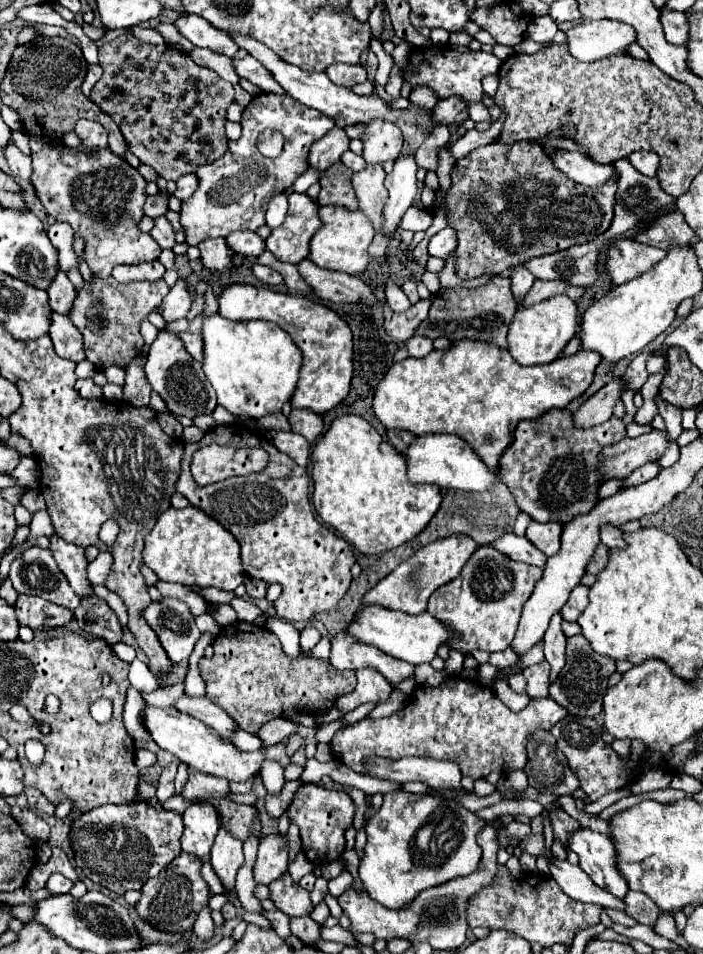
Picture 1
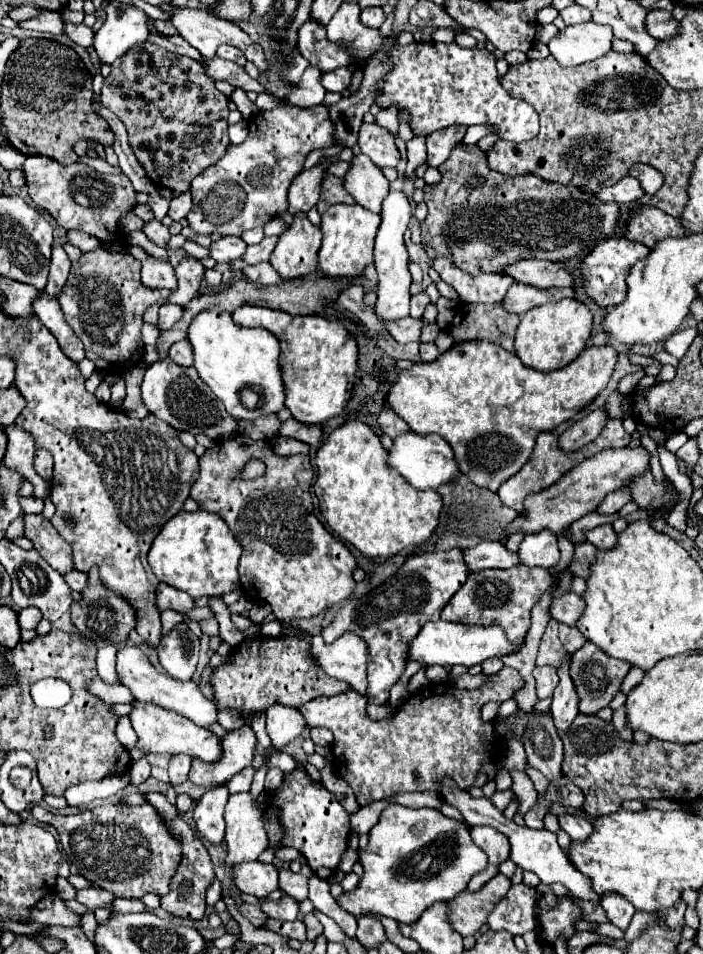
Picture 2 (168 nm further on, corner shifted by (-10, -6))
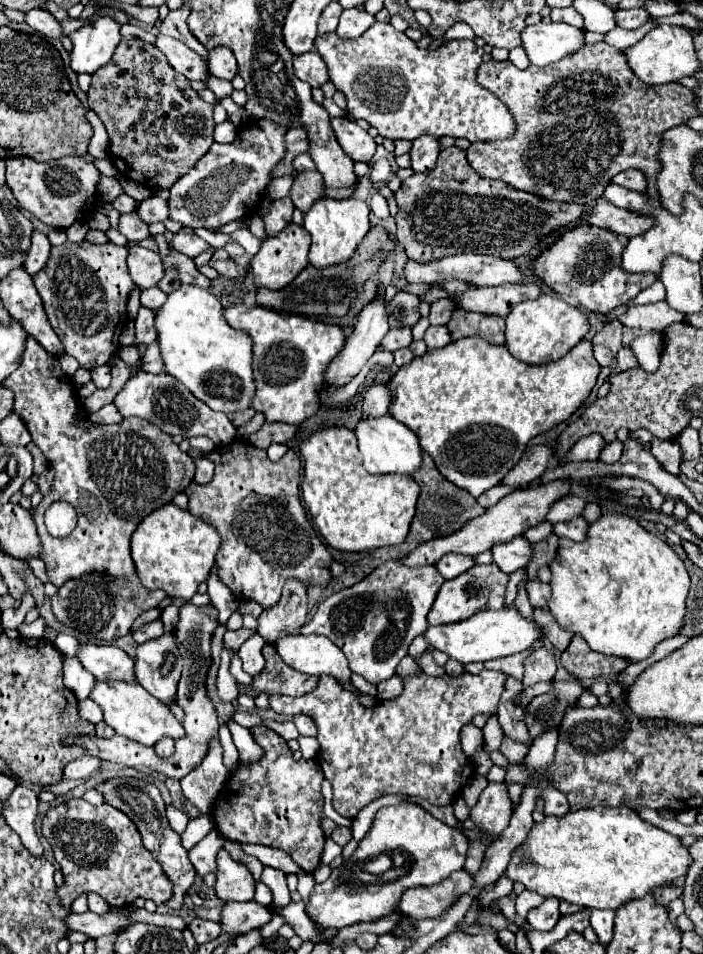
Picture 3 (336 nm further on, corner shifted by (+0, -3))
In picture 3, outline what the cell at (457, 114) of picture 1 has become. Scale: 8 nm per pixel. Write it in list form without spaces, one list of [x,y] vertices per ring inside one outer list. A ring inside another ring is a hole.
[[[422,136],[416,138],[412,142],[412,150],[410,150],[410,162],[412,162],[412,170],[414,172],[428,172],[434,168],[436,158],[440,154],[438,148],[438,140],[430,138],[430,136]]]

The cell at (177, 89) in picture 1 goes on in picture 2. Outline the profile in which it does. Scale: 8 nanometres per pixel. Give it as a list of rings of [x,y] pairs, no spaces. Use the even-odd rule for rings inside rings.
[[[144,41],[144,45],[134,45],[132,49],[128,49],[128,53],[124,53],[124,57],[120,57],[120,61],[114,61],[112,63],[112,73],[104,79],[102,103],[104,103],[106,109],[110,109],[112,113],[116,113],[122,119],[122,123],[126,125],[126,129],[128,129],[128,141],[132,145],[132,151],[136,153],[138,161],[144,165],[144,169],[146,169],[148,177],[152,179],[152,183],[154,185],[170,187],[170,189],[174,189],[178,193],[188,191],[192,179],[196,175],[200,175],[206,167],[214,165],[216,161],[220,161],[220,157],[224,157],[224,153],[226,153],[226,149],[230,145],[230,139],[228,139],[228,121],[226,121],[228,119],[228,113],[230,113],[230,109],[228,109],[228,97],[214,87],[214,81],[208,77],[208,73],[204,73],[204,67],[198,61],[194,61],[190,57],[184,57],[184,55],[174,55],[174,53],[170,53],[170,51],[154,45],[150,41]]]

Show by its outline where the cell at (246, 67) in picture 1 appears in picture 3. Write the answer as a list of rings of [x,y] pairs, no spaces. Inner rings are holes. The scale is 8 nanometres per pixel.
[[[156,34],[154,46],[158,50],[162,50],[162,54],[166,56],[166,60],[170,62],[170,66],[186,76],[188,80],[206,80],[208,74],[208,62],[202,60],[194,50],[190,50],[186,44],[176,42],[174,38],[166,38],[162,34]]]

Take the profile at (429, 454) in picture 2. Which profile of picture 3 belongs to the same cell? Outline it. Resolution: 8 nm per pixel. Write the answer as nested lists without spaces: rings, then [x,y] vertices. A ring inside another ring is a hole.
[[[386,414],[384,418],[360,420],[354,428],[354,434],[358,440],[360,454],[364,458],[364,468],[370,474],[392,474],[392,472],[412,474],[422,462],[422,448],[418,444],[418,436],[402,422],[394,420],[390,414]]]

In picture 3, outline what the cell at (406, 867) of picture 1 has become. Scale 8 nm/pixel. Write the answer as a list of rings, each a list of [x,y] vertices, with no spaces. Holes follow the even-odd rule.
[[[398,804],[398,806],[382,808],[374,818],[372,828],[360,840],[352,858],[348,858],[340,868],[334,868],[326,882],[314,886],[314,890],[310,892],[310,900],[306,904],[306,914],[322,930],[326,930],[326,928],[340,930],[340,928],[346,928],[346,926],[352,926],[358,922],[382,918],[382,916],[398,910],[396,906],[406,888],[434,886],[434,884],[446,880],[452,872],[462,870],[466,854],[468,854],[468,844],[466,844],[464,834],[460,830],[450,828],[444,822],[436,820],[424,808],[420,808],[416,804]]]

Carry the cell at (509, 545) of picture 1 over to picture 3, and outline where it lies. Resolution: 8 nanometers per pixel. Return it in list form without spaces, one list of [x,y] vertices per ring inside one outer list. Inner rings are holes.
[[[446,554],[444,558],[440,558],[440,562],[436,564],[436,570],[440,572],[440,576],[444,580],[450,580],[450,578],[456,578],[460,576],[462,572],[466,572],[468,568],[474,566],[474,560],[472,556],[460,556],[460,554]]]

